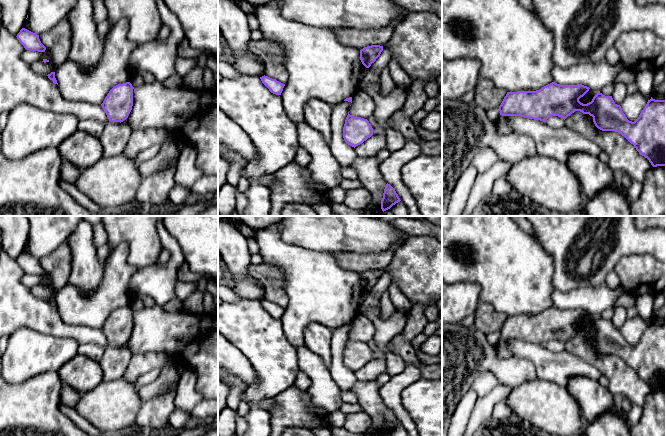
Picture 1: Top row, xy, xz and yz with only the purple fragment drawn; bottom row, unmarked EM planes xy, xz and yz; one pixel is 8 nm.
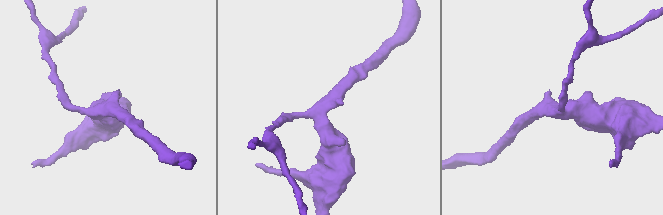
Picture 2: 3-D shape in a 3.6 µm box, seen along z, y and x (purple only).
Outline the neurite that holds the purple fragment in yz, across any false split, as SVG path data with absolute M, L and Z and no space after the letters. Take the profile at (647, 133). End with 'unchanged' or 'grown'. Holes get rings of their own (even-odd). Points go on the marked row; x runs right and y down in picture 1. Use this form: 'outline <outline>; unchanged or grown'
outline M552 82L536 91L517 91L507 92L501 105L499 106L500 115L502 116L521 116L534 120L546 122L550 116L558 116L564 120L575 111L583 114L589 114L593 117L595 126L602 131L615 131L624 136L631 144L634 145L640 155L649 160L653 167L666 166L666 100L655 100L651 97L646 106L641 111L639 117L634 121L629 121L622 111L620 105L617 105L612 96L605 96L600 91L593 97L592 101L583 104L579 101L588 91L589 87L582 84L577 85L560 85Z; unchanged

